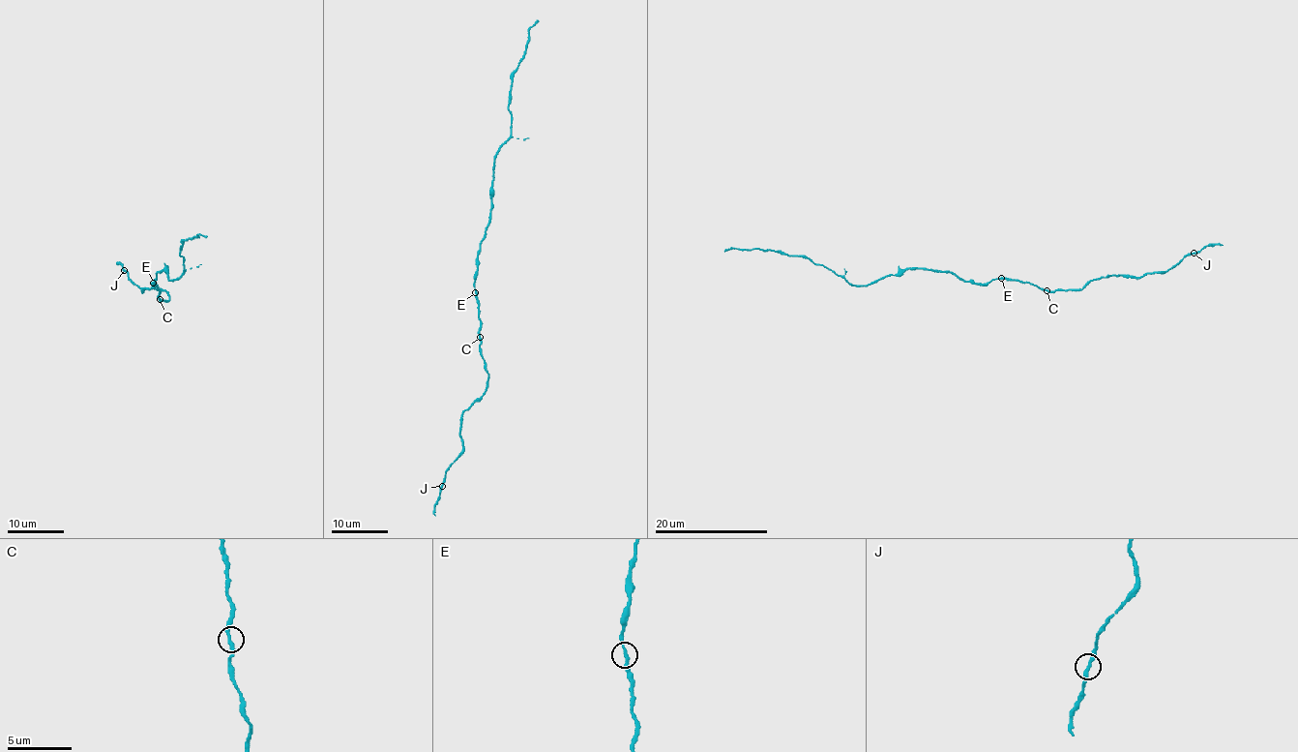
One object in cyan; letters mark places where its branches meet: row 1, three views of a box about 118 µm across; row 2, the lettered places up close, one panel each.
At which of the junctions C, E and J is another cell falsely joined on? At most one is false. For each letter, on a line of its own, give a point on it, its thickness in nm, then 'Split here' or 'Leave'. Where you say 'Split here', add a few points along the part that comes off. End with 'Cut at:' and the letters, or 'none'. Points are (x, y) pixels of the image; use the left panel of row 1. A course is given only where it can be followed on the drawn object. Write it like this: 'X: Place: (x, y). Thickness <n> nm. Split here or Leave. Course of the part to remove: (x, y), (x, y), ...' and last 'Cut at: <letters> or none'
C: Place: (160, 299). Thickness 280 nm. Leave
E: Place: (153, 283). Thickness 280 nm. Leave
J: Place: (124, 270). Thickness 280 nm. Leave
Cut at: none

